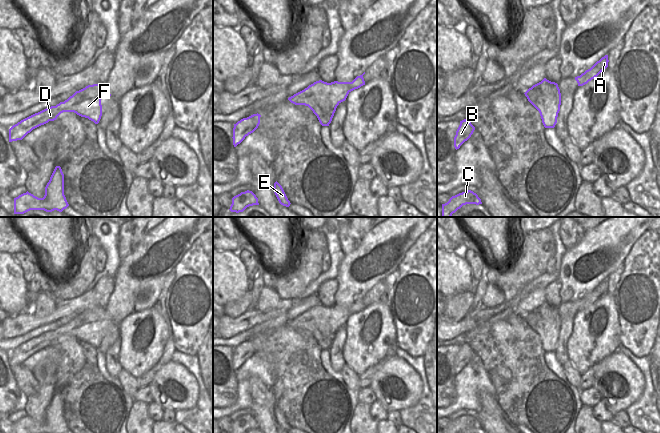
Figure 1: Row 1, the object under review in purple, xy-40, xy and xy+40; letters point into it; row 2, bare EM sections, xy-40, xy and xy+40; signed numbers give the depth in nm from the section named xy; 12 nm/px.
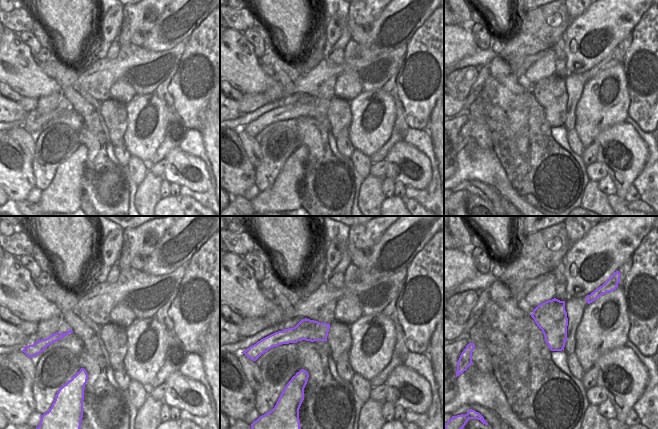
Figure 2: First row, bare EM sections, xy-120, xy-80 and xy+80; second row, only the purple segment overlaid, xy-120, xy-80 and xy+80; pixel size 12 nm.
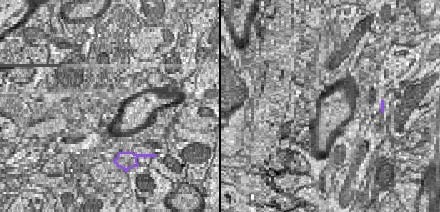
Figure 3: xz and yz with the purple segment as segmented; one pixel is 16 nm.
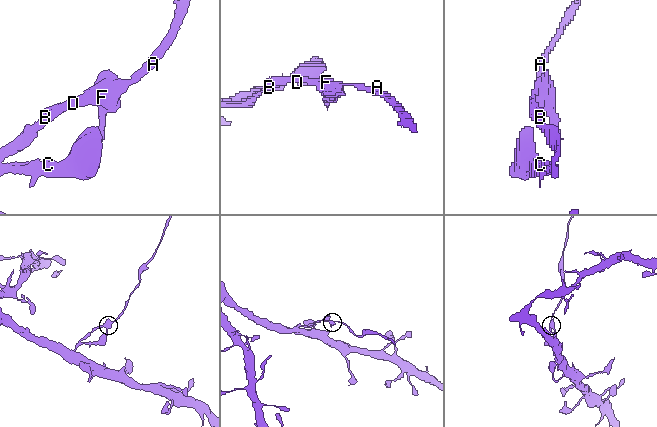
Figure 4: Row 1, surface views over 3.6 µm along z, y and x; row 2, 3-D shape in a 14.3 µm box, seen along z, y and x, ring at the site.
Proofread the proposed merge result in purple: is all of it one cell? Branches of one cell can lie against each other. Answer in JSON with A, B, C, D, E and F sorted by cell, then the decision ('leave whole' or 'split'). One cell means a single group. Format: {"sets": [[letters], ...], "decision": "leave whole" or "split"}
{"sets": [["A", "B", "C", "D", "E", "F"]], "decision": "leave whole"}

